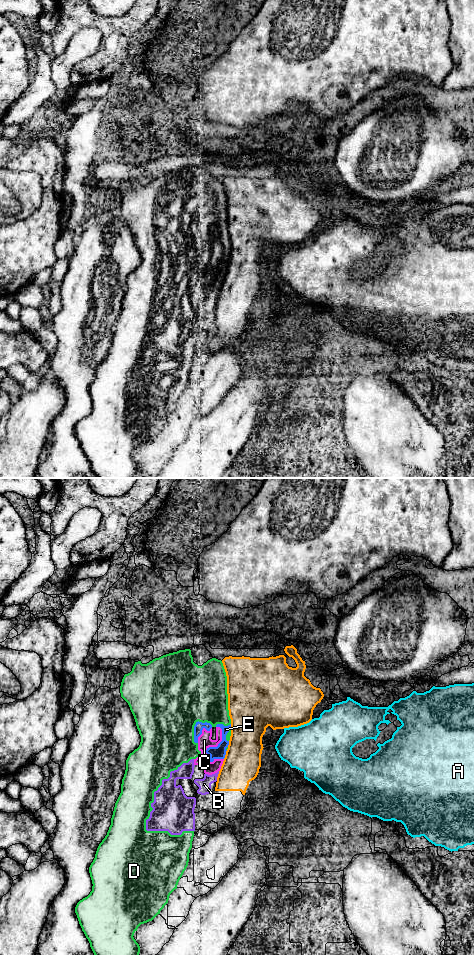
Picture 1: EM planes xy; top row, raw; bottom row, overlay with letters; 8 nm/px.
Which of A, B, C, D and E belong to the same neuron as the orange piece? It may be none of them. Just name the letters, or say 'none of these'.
none of these

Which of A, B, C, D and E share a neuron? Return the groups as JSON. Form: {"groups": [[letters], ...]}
{"groups": [["A"], ["B", "C", "D", "E"]]}

